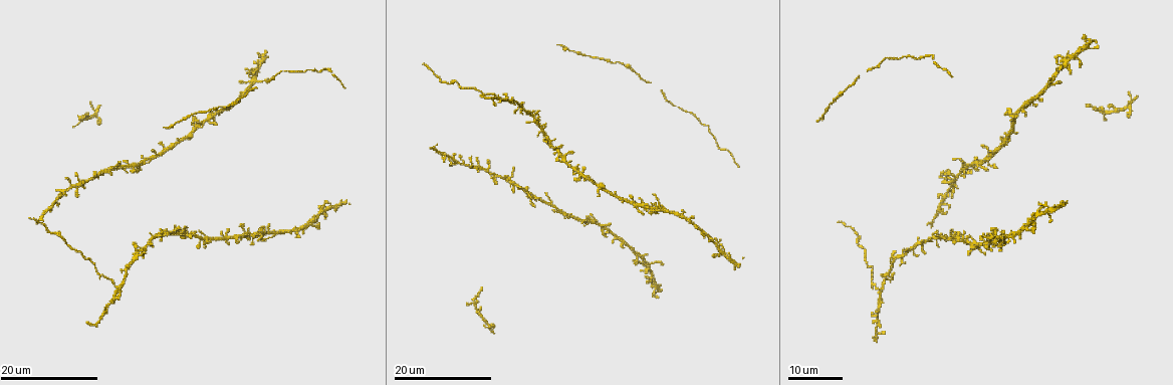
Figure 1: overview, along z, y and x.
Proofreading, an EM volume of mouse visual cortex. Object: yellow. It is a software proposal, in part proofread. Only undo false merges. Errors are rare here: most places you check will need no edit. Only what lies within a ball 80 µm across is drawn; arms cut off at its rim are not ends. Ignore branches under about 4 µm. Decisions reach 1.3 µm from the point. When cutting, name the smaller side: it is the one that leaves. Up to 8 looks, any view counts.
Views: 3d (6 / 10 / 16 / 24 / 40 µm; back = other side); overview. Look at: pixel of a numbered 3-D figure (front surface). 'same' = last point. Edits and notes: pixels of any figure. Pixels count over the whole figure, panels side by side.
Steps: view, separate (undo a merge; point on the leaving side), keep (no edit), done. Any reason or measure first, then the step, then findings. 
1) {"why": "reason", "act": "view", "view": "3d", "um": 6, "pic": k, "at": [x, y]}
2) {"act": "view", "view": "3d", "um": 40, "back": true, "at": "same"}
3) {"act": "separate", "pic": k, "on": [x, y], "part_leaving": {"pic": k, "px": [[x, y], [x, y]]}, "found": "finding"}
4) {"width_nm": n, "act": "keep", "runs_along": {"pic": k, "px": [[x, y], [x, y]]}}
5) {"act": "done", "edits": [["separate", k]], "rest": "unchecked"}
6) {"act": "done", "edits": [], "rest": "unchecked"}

{"why": "two arms in line, one across", "act": "view", "view": "3d", "um": 16, "pic": 1, "at": [166, 149]}

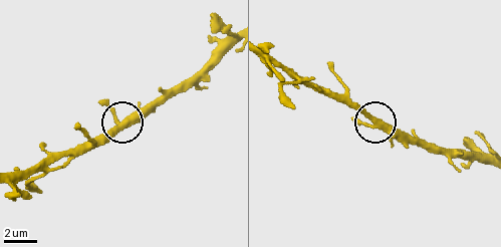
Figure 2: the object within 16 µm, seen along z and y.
{"act": "view", "view": "3d", "um": 10, "pic": 2, "at": [121, 125]}

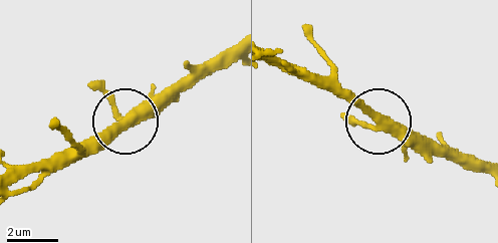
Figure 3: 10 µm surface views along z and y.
{"width_nm": 360, "act": "keep", "found": "one neuron here"}

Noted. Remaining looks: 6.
{"why": "two arms at a narrow angle", "act": "view", "view": "3d", "um": 24, "pic": 1, "at": [987, 162]}

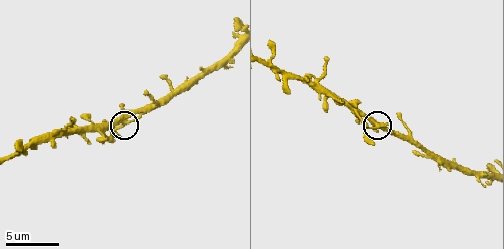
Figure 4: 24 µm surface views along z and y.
{"why": "closer look", "act": "view", "view": "3d", "um": 6, "pic": 4, "at": [123, 124]}

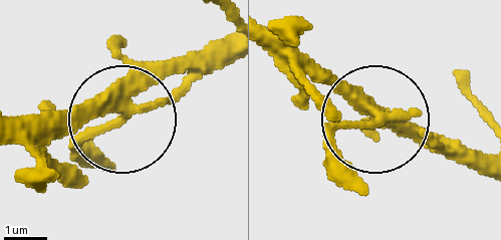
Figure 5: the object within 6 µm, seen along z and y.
{"act": "view", "view": "3d", "um": 6, "back": true, "pic": 5, "at": [114, 122]}

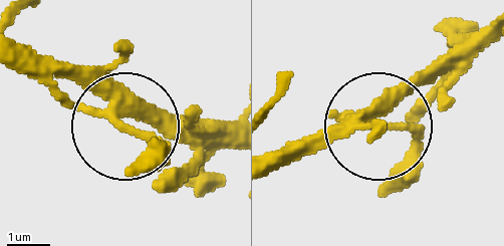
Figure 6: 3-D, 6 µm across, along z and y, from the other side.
{"width_nm": 260, "act": "keep", "found": "one neuron here"}

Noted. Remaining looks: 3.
{"why": "four or more arms meet", "act": "view", "view": "3d", "um": 6, "pic": 4, "at": [64, 130]}

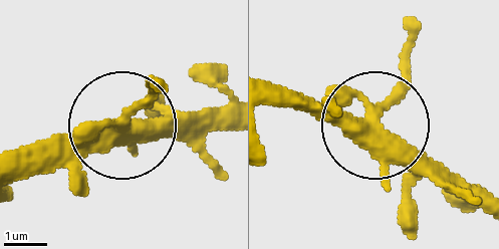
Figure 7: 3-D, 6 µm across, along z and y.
{"arms": 4, "act": "keep", "found": "all the same neuron"}

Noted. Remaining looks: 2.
{"why": "side arm on a straight run", "act": "view", "view": "3d", "um": 16, "pic": 1, "at": [118, 290]}

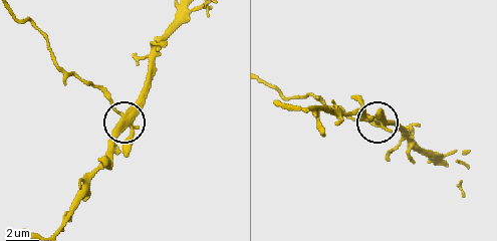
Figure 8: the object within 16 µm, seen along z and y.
{"act": "view", "view": "3d", "um": 6, "pic": 8, "at": [129, 117]}

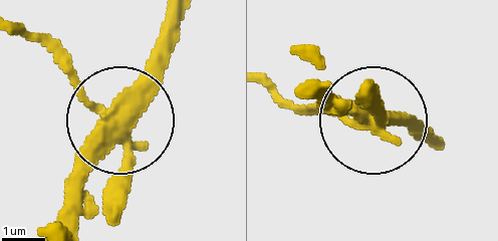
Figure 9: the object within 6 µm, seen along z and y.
{"arms": 3, "act": "separate", "pic": 9, "on": [70, 66], "part_leaving": {"pic": 9, "px": [[107, 112], [13, 26]]}, "found": "a second neuron is stuck on"}

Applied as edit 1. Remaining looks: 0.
{"act": "done", "edits": [["separate", 9]], "rest": "unchecked"}

